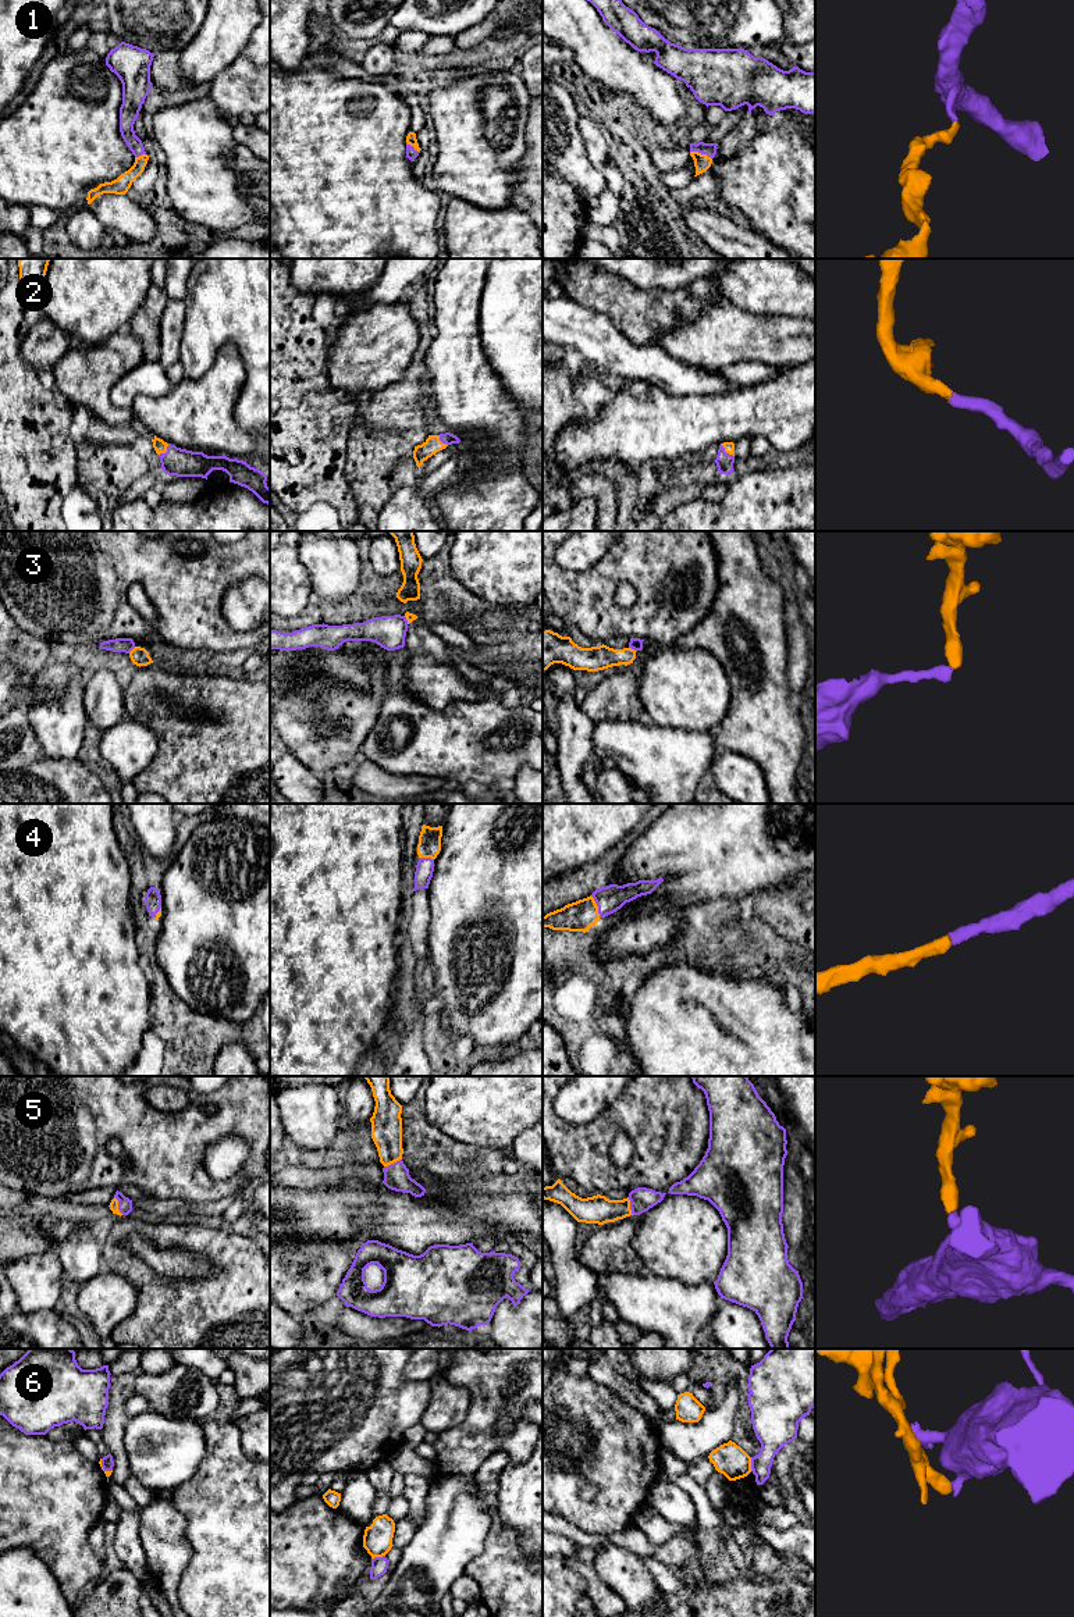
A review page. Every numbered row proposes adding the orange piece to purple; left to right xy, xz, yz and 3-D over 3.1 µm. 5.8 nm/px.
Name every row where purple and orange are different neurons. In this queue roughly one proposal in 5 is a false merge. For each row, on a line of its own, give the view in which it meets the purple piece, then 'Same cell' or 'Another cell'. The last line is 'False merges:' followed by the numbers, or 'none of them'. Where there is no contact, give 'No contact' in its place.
1: Touches purple in yz. Same cell
2: Touches purple in yz. Same cell
3: Touches purple in yz. Another cell
4: Touches purple in yz. Same cell
5: Touches purple in xy. Same cell
6: Touches purple in xz. Another cell
False merges: 3, 6

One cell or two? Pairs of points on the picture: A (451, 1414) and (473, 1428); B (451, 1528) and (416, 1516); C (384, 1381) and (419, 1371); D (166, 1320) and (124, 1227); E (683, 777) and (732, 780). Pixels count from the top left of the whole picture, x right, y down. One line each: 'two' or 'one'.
A: two
B: two
C: two
D: one
E: two

